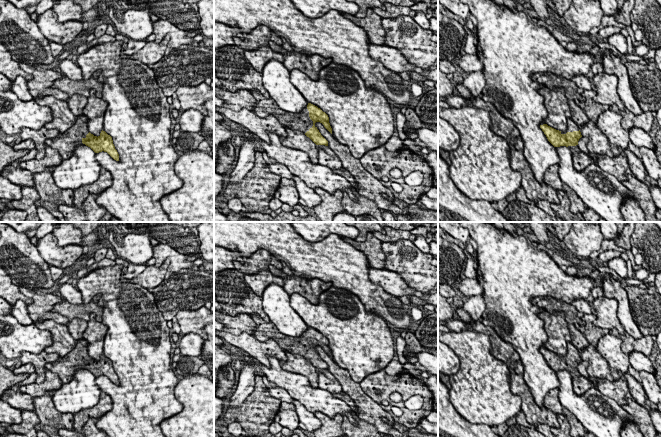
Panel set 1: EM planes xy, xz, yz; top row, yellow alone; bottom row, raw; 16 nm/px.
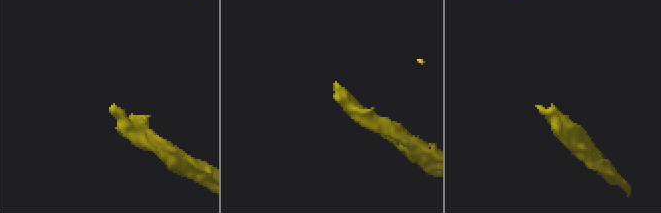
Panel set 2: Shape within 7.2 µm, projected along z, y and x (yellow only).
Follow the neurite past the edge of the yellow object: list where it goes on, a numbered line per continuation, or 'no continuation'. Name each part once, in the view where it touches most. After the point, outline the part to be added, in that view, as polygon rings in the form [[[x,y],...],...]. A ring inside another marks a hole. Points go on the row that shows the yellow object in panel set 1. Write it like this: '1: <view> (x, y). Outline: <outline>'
1: xz (301, 121). Outline: [[[258,90],[250,91],[256,100],[254,113],[259,117],[273,115],[284,127],[291,130],[299,130],[304,133],[313,126],[313,121],[309,117],[307,107],[301,113],[291,113],[282,110],[272,98],[265,98]]]

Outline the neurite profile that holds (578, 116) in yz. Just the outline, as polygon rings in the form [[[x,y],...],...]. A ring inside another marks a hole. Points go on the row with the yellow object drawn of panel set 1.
[[[568,99],[568,105],[570,107],[570,112],[571,112],[571,119],[579,126],[585,125],[588,121],[589,118],[586,116],[584,113],[583,109],[581,109],[575,102],[574,100]]]

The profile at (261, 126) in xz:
[[[214,106],[214,111],[224,115],[227,119],[242,125],[249,132],[256,134],[261,140],[270,143],[269,133],[279,137],[287,137],[285,127],[273,115],[257,116],[254,111],[243,108],[233,111],[225,107]]]

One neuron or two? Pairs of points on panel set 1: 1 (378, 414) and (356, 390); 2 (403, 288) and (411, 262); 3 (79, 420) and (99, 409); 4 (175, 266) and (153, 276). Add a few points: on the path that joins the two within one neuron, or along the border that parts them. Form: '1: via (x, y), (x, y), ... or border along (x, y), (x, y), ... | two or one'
1: via (372, 409), (359, 396) | one
2: border along (385, 269), (396, 272), (409, 286), (418, 291) | two
3: via (84, 415), (94, 412) | one
4: border along (170, 261), (166, 259), (158, 266), (153, 265) | two

